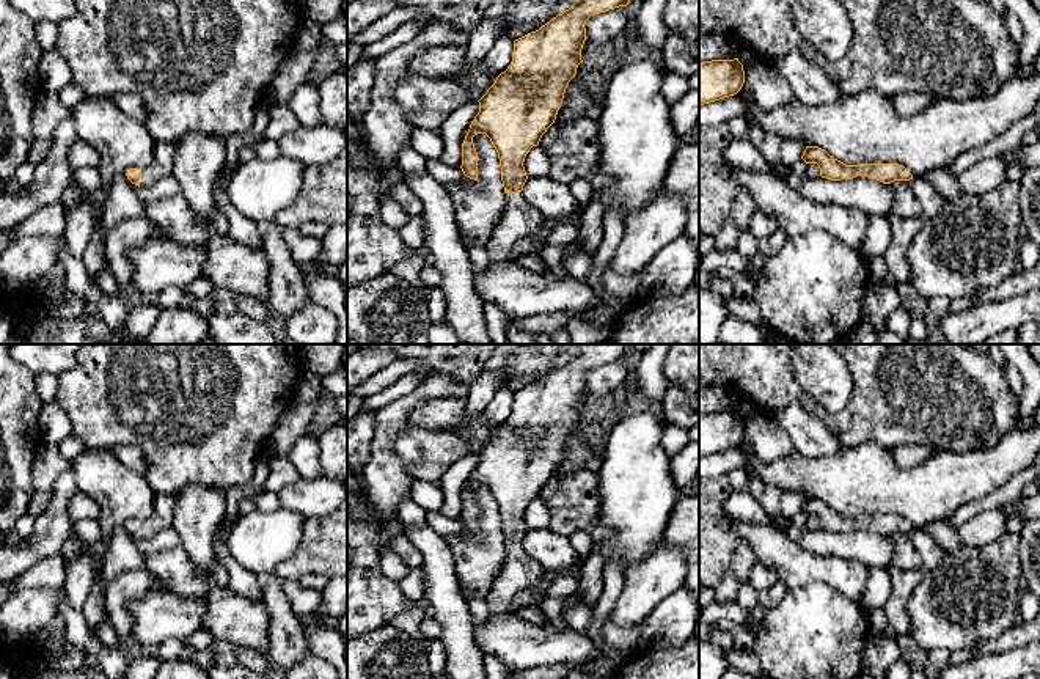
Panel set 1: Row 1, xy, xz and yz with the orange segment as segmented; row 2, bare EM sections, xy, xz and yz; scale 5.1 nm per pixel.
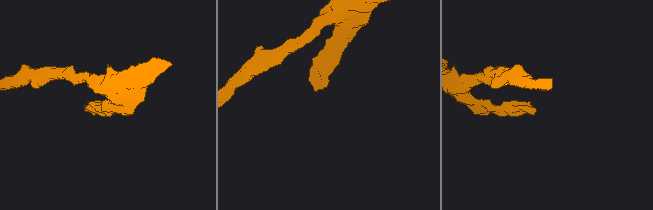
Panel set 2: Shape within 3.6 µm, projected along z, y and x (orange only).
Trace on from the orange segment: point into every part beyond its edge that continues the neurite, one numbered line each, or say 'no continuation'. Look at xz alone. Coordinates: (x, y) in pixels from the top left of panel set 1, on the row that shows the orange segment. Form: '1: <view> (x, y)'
1: xz (519, 220)

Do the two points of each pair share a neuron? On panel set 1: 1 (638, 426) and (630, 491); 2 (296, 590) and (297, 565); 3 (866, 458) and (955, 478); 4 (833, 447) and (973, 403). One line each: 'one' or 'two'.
1: one
2: two
3: one
4: two

